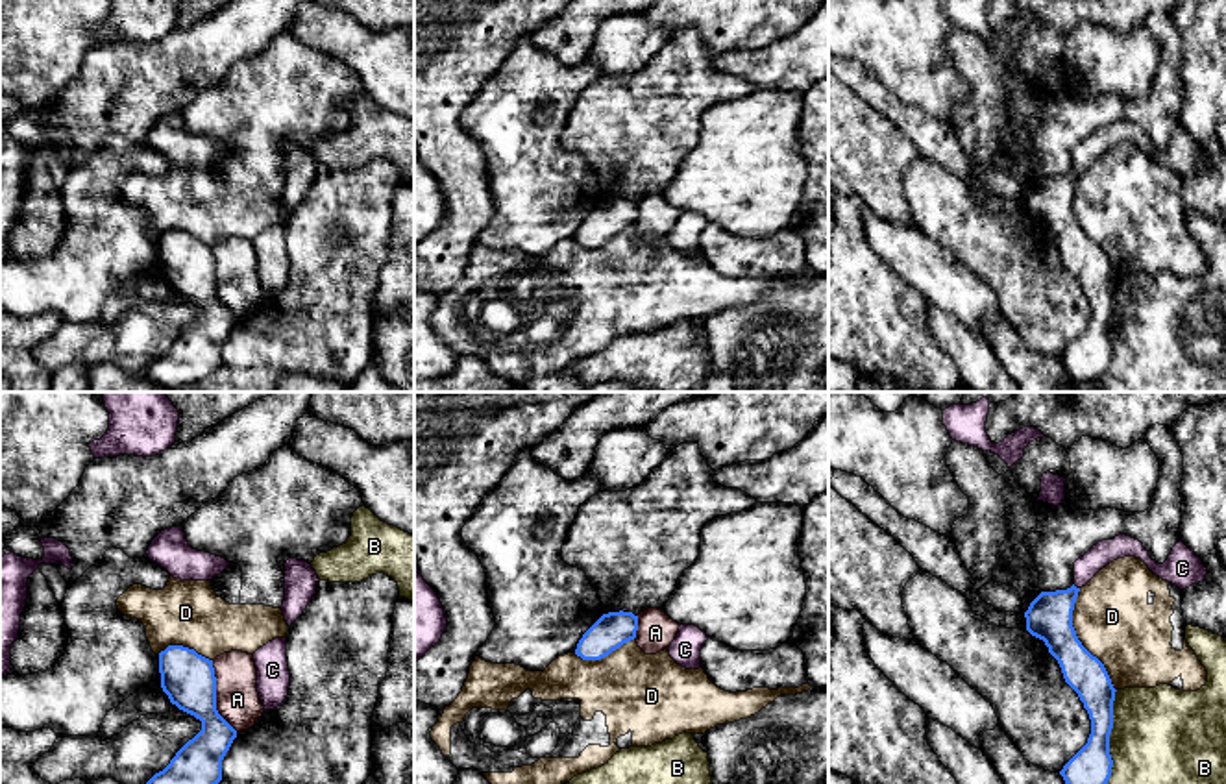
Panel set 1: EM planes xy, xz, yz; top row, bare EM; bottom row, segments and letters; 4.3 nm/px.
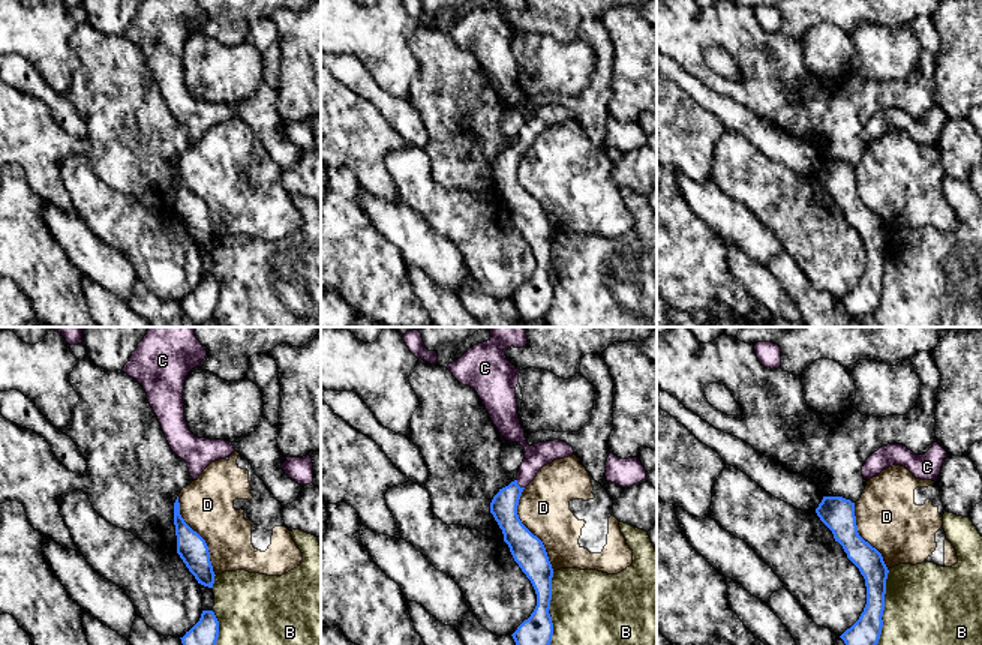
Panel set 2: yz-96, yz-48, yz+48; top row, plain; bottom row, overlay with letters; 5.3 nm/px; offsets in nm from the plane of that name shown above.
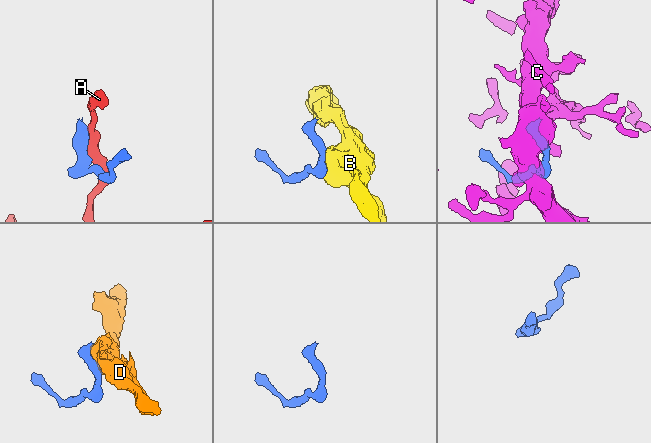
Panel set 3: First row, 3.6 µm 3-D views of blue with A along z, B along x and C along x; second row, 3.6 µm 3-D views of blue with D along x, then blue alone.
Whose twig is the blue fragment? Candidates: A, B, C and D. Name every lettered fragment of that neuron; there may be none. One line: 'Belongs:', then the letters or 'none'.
Belongs: C

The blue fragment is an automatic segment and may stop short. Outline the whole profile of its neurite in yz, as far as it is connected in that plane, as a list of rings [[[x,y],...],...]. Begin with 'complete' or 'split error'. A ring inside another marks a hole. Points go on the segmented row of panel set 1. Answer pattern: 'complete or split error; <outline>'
split error; [[[1128,534],[1102,540],[1074,562],[1074,584],[1067,590],[1041,592],[1024,612],[1026,631],[1043,640],[1058,660],[1065,682],[1078,693],[1091,719],[1087,743],[1063,766],[1065,784],[1108,784],[1113,760],[1110,734],[1113,729],[1115,688],[1104,664],[1078,640],[1073,627],[1073,610],[1082,586],[1102,568],[1124,557],[1141,558],[1159,579],[1180,590],[1206,579],[1208,568],[1182,540],[1169,558],[1158,564],[1143,544]]]

